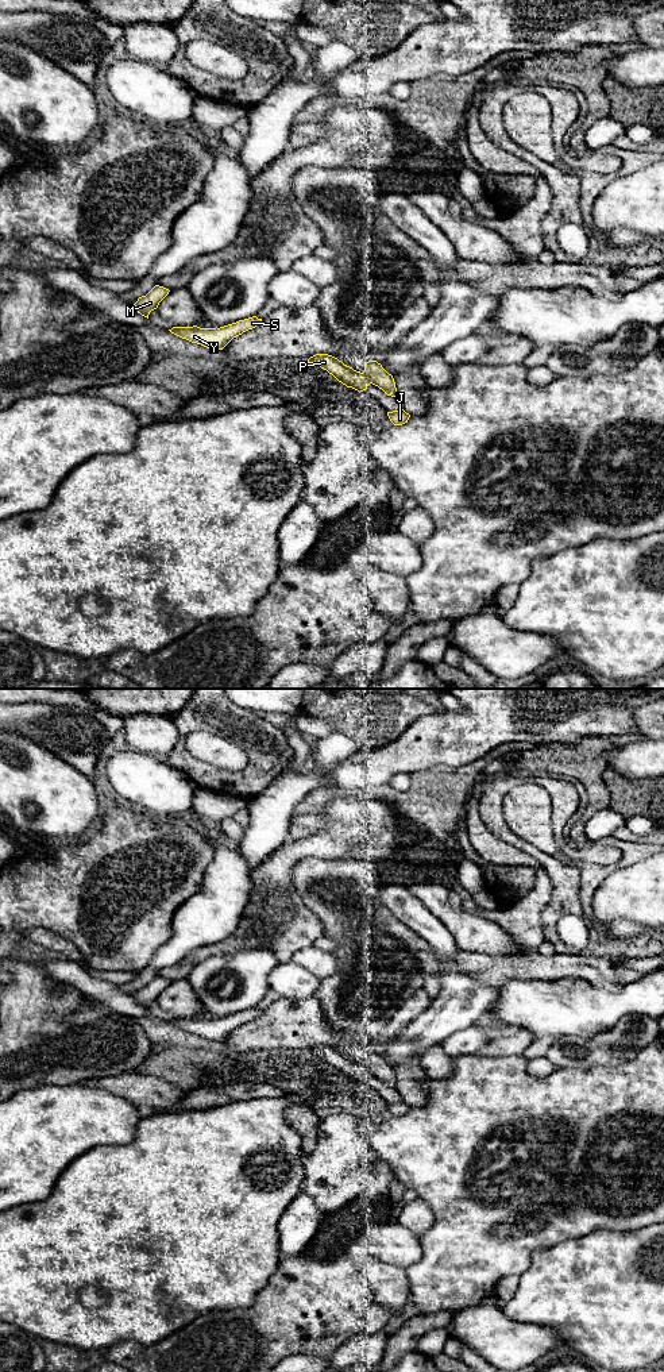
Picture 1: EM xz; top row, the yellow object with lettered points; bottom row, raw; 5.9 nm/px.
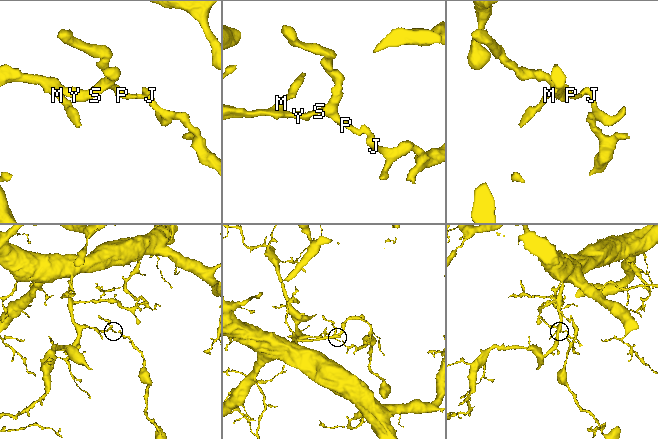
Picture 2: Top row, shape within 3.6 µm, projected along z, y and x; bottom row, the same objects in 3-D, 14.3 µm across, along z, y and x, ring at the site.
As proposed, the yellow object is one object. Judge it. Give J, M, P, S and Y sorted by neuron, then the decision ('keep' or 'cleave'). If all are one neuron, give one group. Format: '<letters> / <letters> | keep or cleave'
J / M P S Y | cleave

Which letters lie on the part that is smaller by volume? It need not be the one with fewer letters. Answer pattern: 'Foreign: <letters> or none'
Foreign: J

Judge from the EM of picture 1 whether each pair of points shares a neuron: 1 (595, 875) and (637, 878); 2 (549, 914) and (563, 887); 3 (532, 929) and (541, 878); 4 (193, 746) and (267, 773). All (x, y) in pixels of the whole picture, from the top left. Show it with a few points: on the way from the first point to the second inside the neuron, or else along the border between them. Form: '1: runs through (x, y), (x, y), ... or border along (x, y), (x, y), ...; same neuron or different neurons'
1: border along (636, 862), (616, 868), (598, 887), (590, 904); different neurons
2: runs through (556, 908), (563, 894); same neuron
3: runs through (532, 917), (532, 905), (541, 890); same neuron
4: border along (227, 739), (247, 758), (247, 764), (242, 770); different neurons

